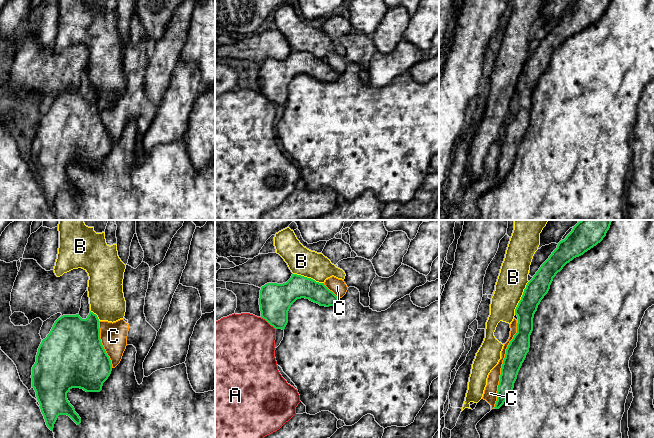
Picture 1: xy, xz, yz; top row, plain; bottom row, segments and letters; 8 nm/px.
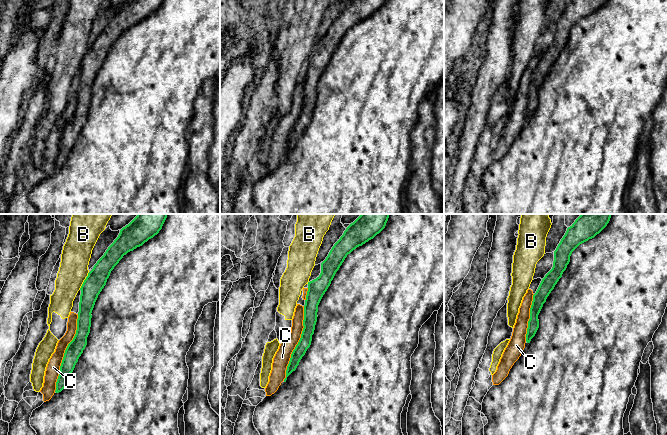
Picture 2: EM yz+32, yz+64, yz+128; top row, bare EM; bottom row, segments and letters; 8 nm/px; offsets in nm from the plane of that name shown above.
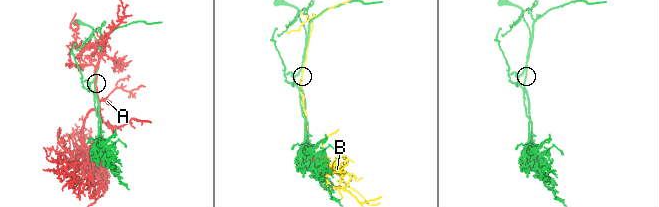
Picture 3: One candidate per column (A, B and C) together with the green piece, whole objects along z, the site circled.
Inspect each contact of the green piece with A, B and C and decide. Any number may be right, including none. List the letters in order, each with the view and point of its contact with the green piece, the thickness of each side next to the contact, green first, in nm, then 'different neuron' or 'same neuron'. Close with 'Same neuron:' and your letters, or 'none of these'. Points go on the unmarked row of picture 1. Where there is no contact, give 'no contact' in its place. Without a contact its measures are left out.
A: xz (268, 98) | 260/480 nm | different neuron
B: yz (521, 73) | 170/240 nm | different neuron
C: yz (502, 141) | 170/110 nm | different neuron
Same neuron: none of these

